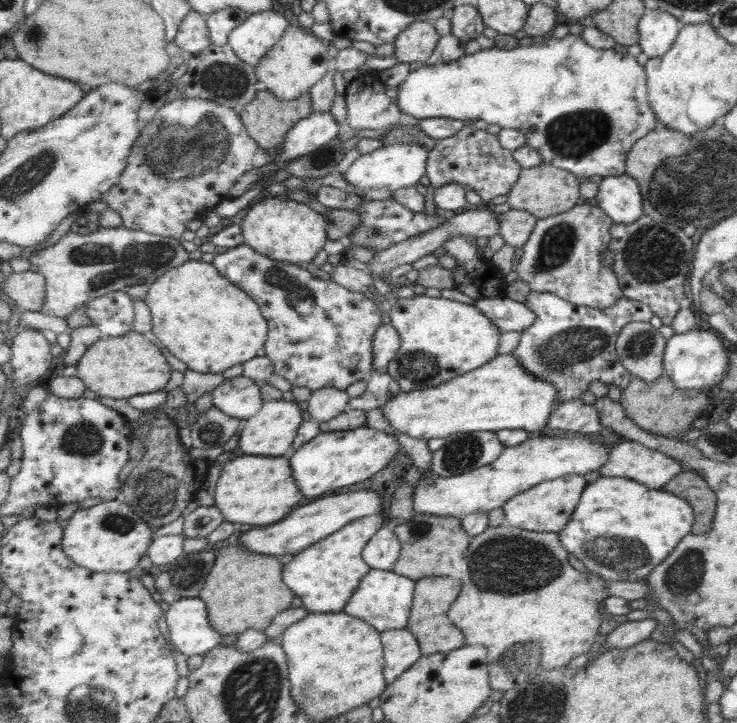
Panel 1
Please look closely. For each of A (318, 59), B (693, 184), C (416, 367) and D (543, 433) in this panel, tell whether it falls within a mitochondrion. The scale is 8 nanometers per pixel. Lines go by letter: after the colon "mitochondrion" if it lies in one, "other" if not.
A: other
B: mitochondrion
C: mitochondrion
D: other

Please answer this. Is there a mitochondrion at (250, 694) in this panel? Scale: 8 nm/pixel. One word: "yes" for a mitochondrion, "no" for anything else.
yes

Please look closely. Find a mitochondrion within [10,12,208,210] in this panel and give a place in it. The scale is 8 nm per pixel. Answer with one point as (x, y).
(34, 36)

